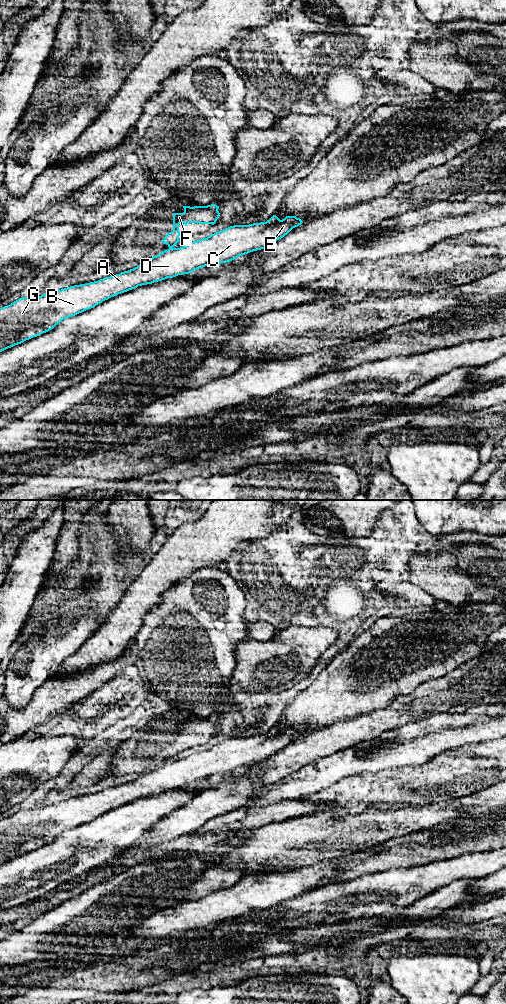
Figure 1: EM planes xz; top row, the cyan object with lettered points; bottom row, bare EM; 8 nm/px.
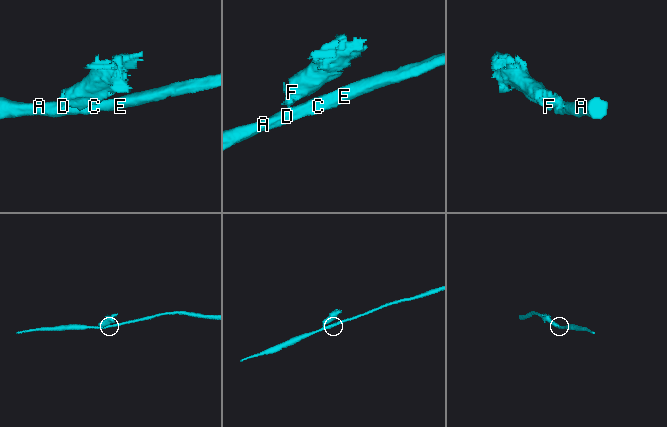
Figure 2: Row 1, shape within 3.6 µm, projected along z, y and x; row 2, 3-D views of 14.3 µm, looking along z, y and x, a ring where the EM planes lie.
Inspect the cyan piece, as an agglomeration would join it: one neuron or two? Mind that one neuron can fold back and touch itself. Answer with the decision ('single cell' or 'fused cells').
fused cells

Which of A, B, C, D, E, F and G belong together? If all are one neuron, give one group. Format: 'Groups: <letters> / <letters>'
Groups: A B C D E G / F

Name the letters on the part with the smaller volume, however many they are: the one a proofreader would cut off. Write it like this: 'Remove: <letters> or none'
Remove: F

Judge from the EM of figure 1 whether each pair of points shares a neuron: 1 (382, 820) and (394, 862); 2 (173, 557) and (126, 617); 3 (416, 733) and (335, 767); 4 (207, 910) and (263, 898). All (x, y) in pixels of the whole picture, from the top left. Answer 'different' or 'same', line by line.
1: different
2: same
3: same
4: same

